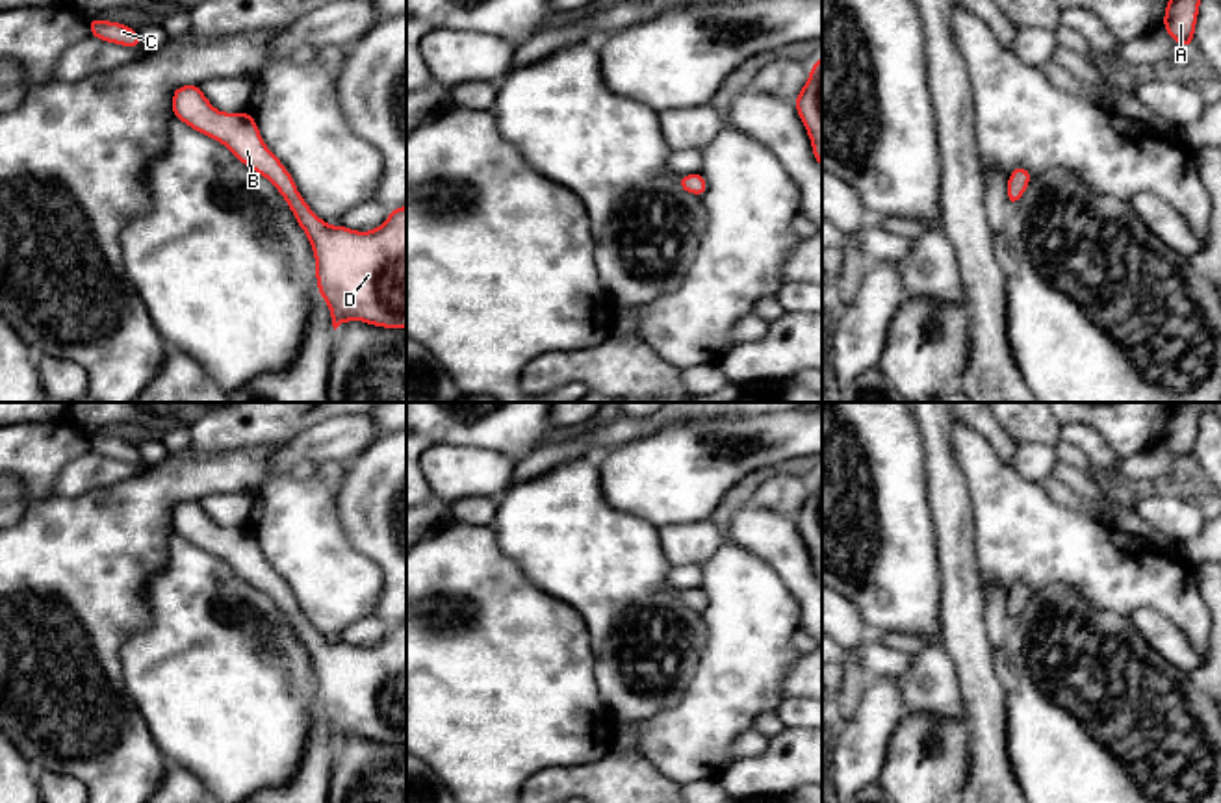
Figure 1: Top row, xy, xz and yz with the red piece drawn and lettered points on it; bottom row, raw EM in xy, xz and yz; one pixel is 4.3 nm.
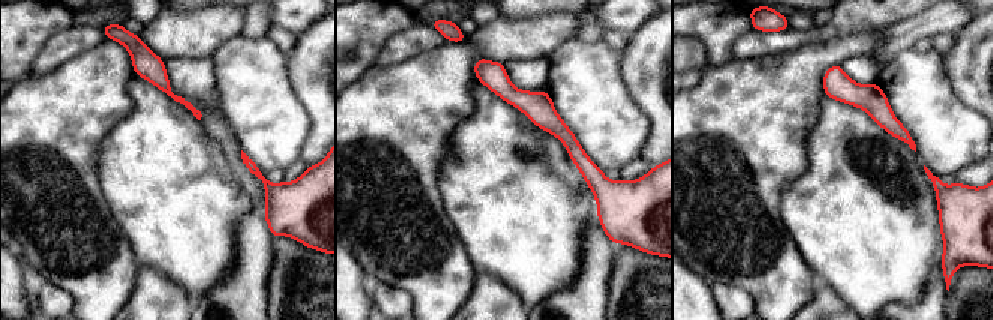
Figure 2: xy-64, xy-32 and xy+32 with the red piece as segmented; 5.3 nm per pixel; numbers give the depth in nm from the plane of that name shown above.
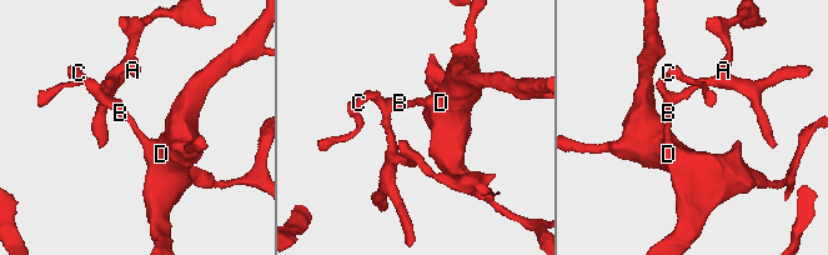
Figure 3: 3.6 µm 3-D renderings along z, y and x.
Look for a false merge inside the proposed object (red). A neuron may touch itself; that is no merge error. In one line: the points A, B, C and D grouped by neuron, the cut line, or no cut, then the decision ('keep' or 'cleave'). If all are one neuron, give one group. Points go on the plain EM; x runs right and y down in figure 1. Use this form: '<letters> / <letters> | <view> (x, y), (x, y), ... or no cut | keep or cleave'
A B C D | no cut | keep

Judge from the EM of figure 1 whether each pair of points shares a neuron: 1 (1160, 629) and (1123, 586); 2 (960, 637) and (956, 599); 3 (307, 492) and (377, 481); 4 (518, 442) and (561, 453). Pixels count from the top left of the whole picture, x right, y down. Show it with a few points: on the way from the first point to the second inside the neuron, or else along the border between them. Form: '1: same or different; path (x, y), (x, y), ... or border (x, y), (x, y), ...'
1: different; border (1129, 614), (1136, 609), (1151, 607), (1179, 629)
2: same; path (960, 627), (960, 609)
3: different; border (336, 486), (336, 514), (344, 529)
4: different; border (544, 442), (520, 458)

